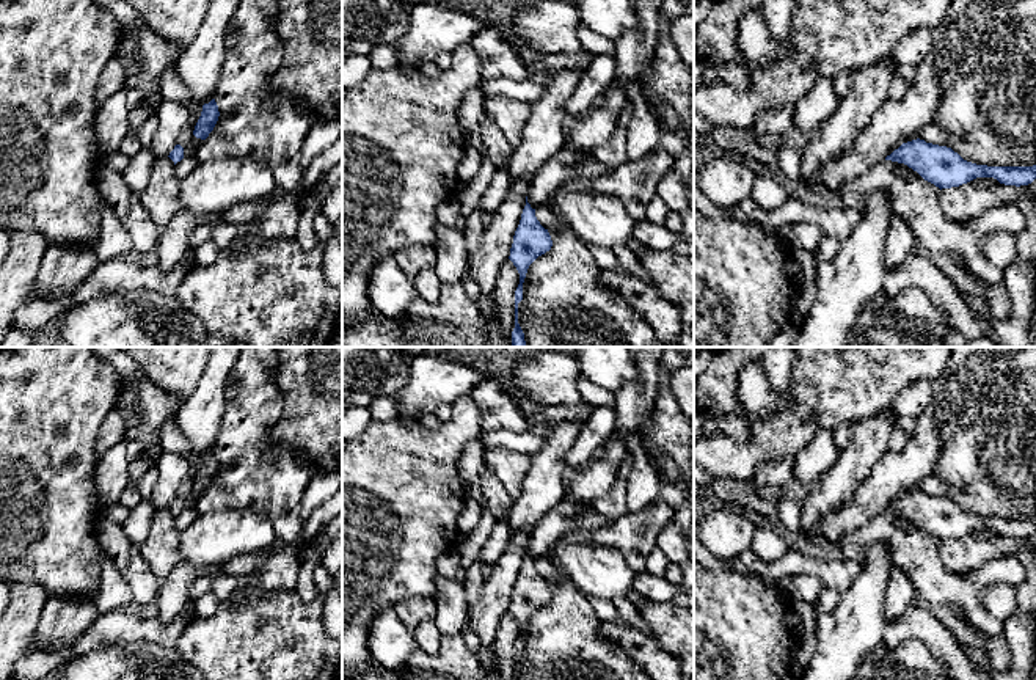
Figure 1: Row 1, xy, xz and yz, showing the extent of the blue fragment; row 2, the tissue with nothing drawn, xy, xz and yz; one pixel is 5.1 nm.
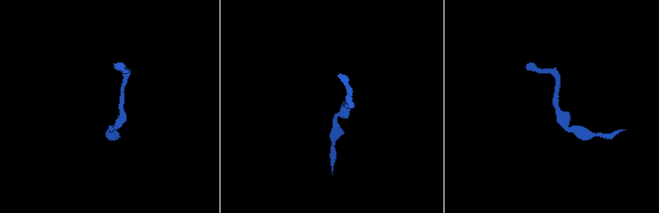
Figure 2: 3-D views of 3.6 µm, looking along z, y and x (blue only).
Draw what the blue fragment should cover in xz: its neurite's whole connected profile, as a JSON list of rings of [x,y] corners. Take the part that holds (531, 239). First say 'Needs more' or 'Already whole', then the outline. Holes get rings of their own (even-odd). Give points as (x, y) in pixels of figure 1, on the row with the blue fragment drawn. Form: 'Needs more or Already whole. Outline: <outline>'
Already whole. Outline: [[[526,196],[526,206],[521,214],[520,225],[513,236],[509,259],[520,273],[520,284],[515,291],[515,328],[512,331],[512,345],[526,347],[524,333],[518,324],[518,303],[523,300],[523,283],[529,265],[553,247],[551,236],[535,217],[535,209],[531,207]]]

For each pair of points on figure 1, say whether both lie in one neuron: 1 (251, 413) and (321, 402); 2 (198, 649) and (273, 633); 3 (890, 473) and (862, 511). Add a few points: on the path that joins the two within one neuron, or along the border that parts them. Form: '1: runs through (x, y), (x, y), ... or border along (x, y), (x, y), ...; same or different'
1: border along (277, 372), (283, 412), (270, 443); different
2: runs through (217, 647), (255, 647); same
3: runs through (887, 482), (868, 501); same

